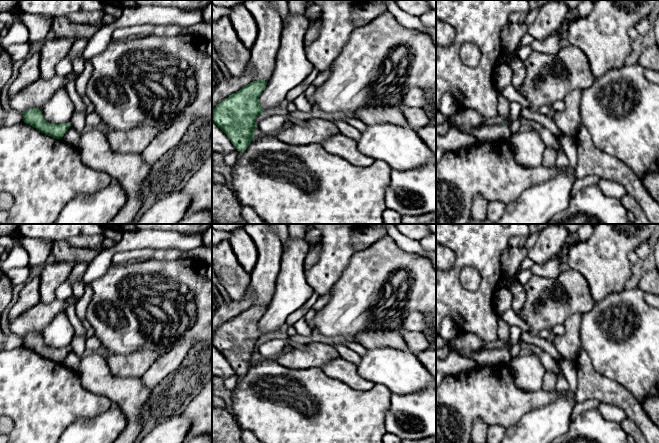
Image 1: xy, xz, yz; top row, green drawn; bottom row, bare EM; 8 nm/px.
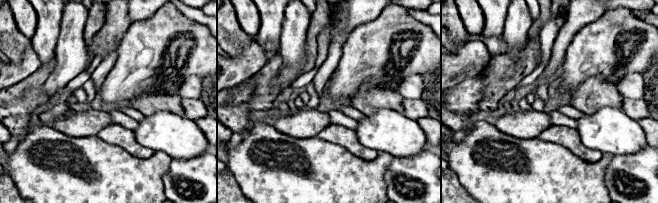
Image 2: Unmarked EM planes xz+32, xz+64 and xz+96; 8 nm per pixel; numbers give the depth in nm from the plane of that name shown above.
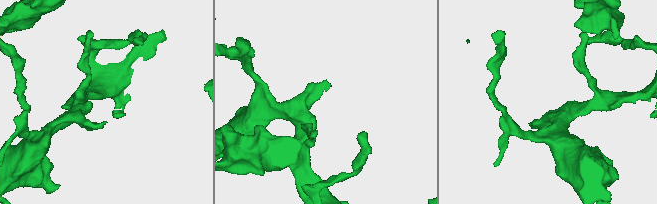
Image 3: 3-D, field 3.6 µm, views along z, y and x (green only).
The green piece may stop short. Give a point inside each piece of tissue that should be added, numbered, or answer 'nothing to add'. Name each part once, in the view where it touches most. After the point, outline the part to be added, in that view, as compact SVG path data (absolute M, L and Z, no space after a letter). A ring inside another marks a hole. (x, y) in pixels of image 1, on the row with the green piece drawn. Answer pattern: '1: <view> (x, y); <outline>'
1: yz (465, 117); M461 109L451 116L452 120L458 126L494 126L494 125L503 125L503 122L506 121L505 125L509 125L511 122L507 118L497 116L494 118L487 118L480 115L478 112L472 109Z

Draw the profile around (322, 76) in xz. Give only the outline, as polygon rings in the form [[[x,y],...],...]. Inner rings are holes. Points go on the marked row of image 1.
[[[331,67],[323,72],[319,72],[312,83],[315,86],[316,90],[329,78],[330,72]]]

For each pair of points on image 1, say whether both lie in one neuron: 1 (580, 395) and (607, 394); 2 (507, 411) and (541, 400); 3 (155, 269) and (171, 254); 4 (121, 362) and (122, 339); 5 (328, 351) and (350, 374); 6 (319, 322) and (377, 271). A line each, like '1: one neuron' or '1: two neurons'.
1: one neuron
2: one neuron
3: two neurons
4: two neurons
5: two neurons
6: one neuron

